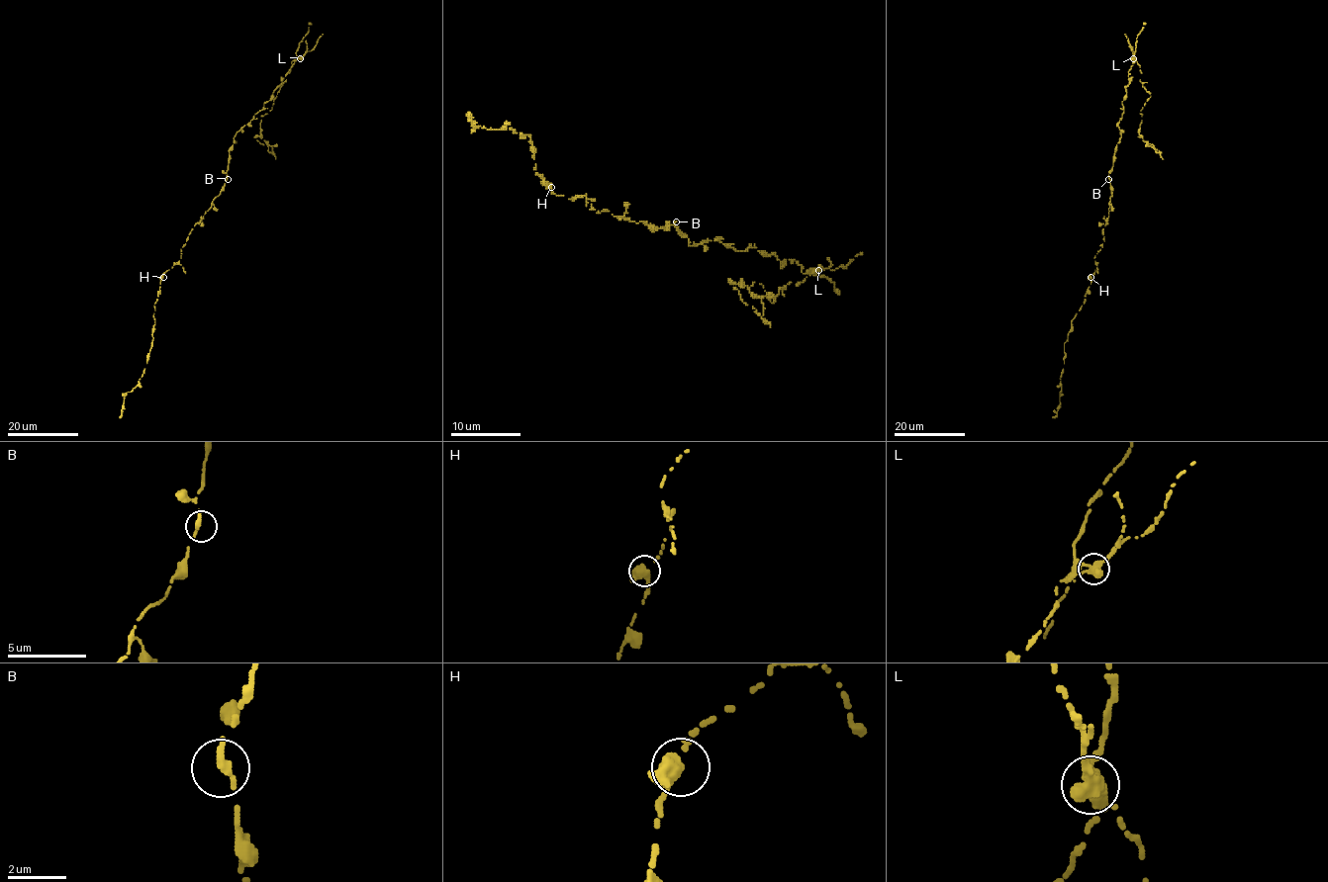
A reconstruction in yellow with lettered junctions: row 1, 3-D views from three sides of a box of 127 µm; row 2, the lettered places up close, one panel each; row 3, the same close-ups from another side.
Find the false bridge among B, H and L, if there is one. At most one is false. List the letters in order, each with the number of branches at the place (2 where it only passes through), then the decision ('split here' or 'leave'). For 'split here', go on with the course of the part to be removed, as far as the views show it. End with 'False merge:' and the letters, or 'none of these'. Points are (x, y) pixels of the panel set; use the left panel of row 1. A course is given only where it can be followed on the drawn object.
B: 1 branches meet; leave
H: 2 branches meet; leave
L: 2 branches meet; split here; foreign part runs (301, 58), (292, 66), (271, 110), (261, 116), (261, 138), (271, 145), (272, 152), (256, 140)
False merge: L

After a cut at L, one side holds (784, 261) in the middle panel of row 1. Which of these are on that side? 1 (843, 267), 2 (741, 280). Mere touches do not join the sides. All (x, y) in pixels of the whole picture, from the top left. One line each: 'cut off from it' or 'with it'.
1: cut off from it
2: cut off from it

